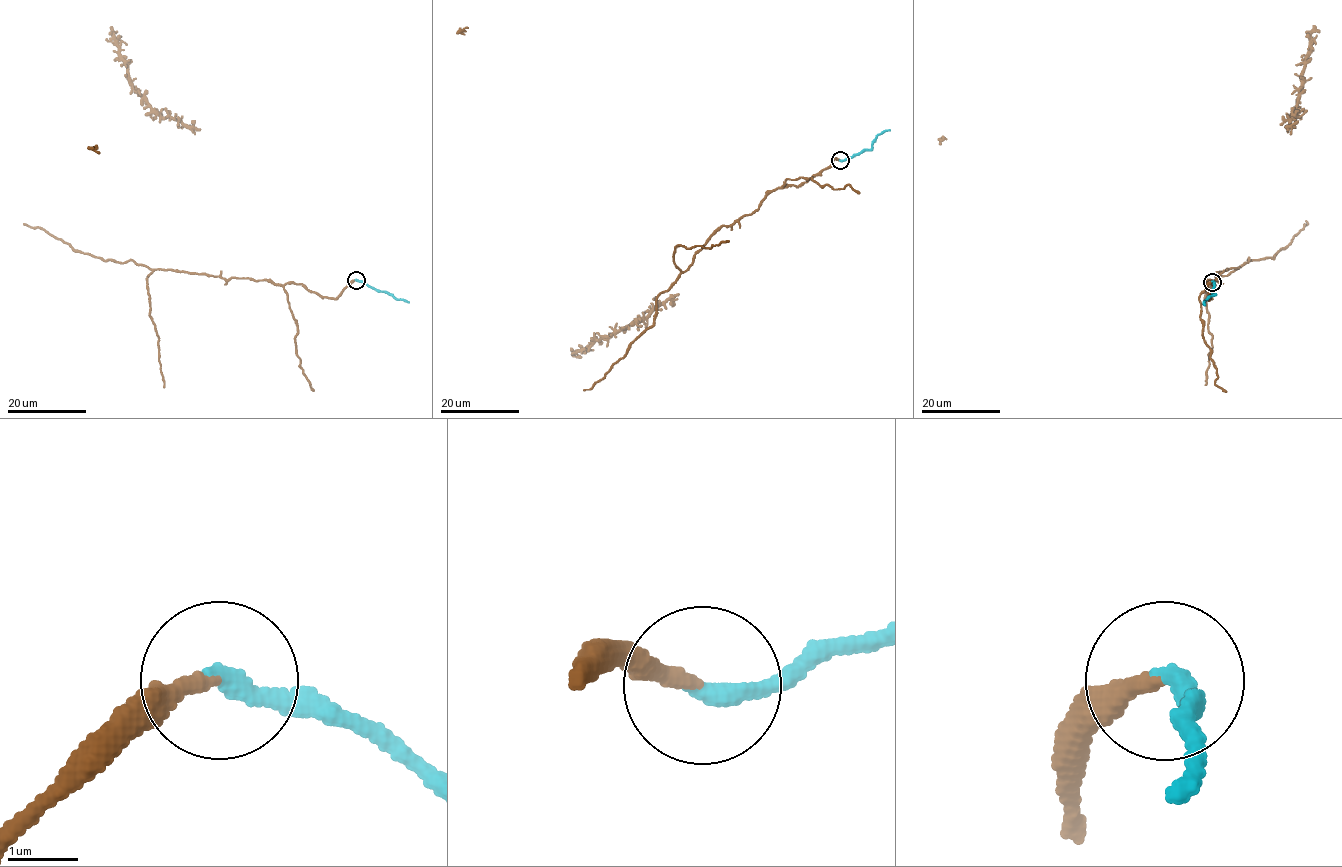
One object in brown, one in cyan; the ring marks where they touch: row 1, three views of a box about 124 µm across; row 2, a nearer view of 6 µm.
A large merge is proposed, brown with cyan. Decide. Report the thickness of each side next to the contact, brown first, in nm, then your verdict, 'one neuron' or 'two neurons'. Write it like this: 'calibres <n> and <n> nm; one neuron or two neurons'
calibres 200 and 280 nm; one neuron

